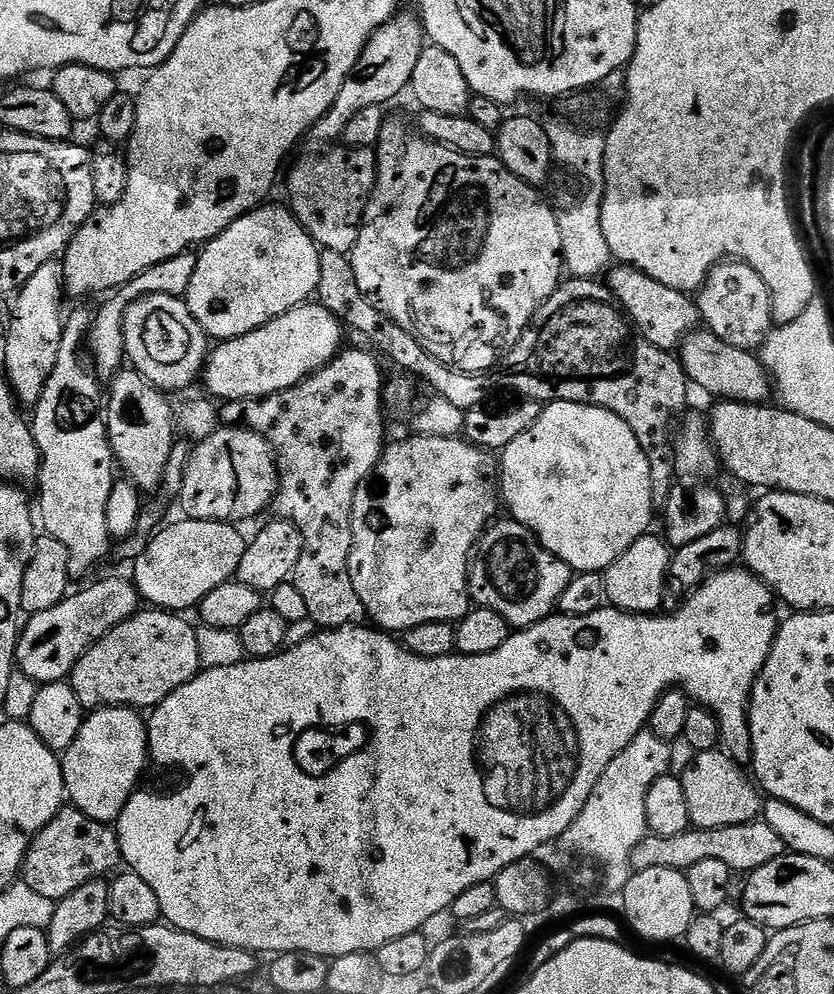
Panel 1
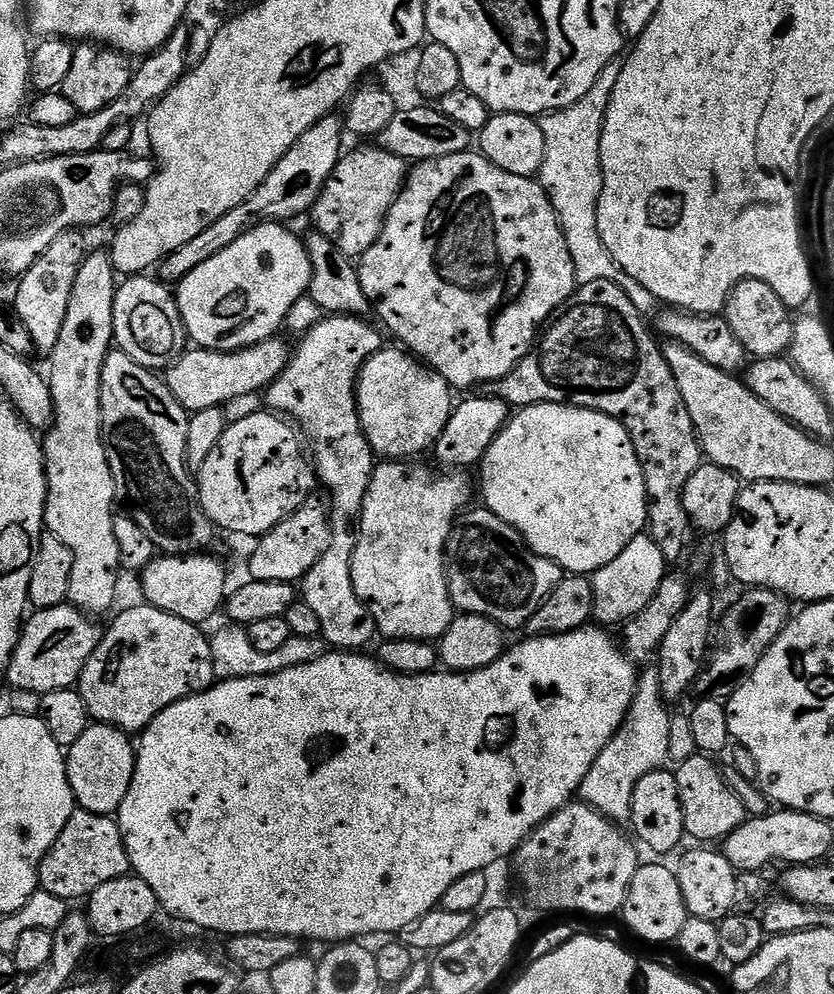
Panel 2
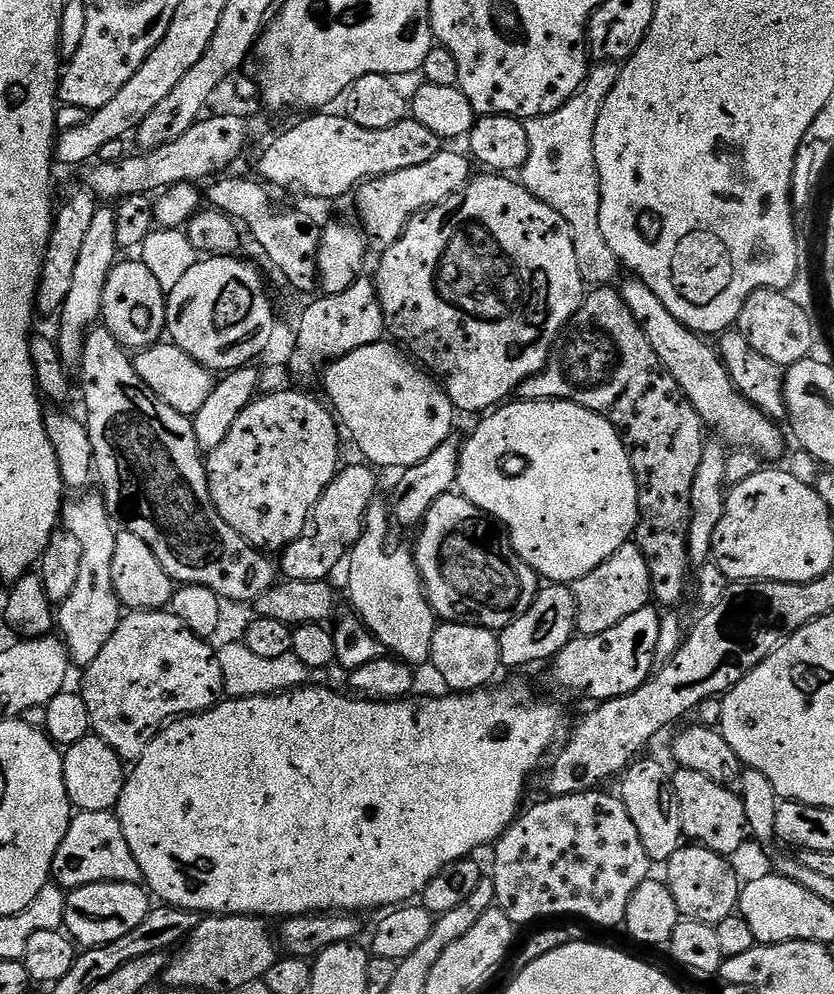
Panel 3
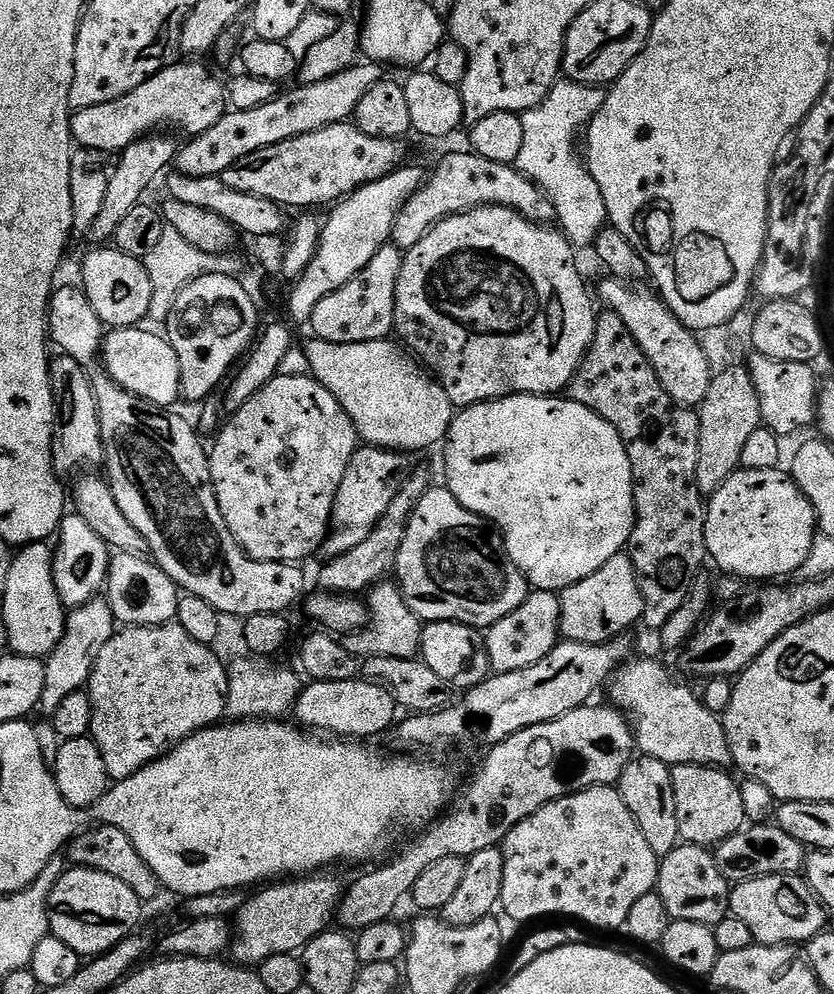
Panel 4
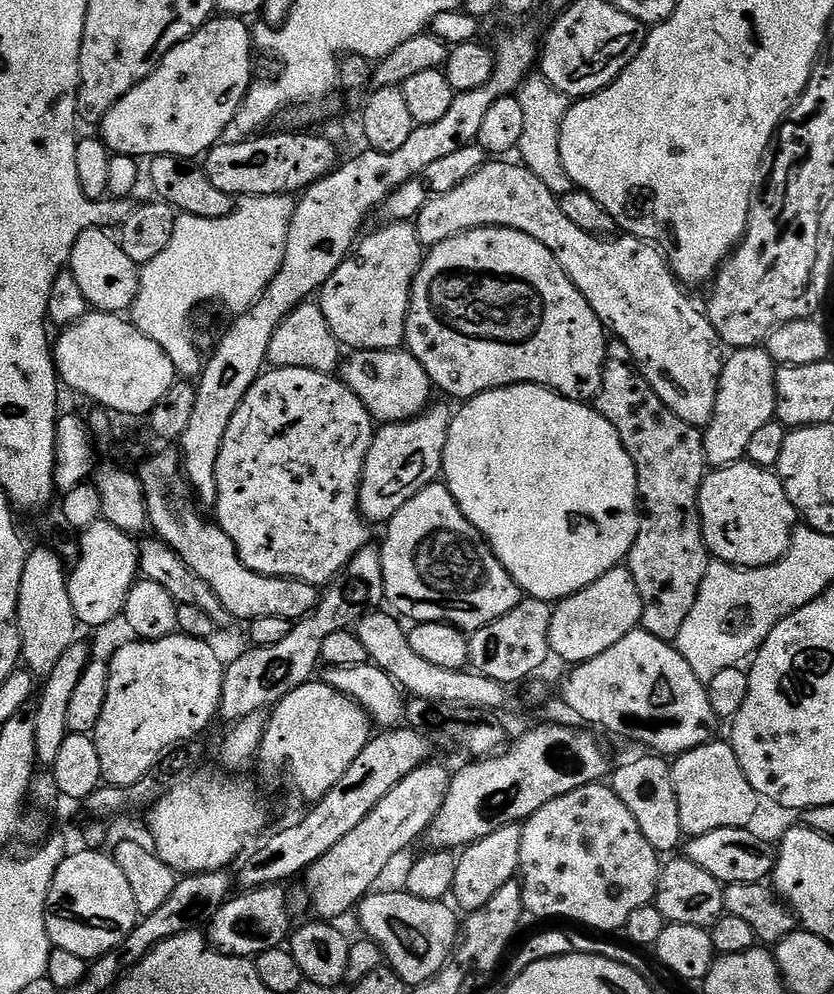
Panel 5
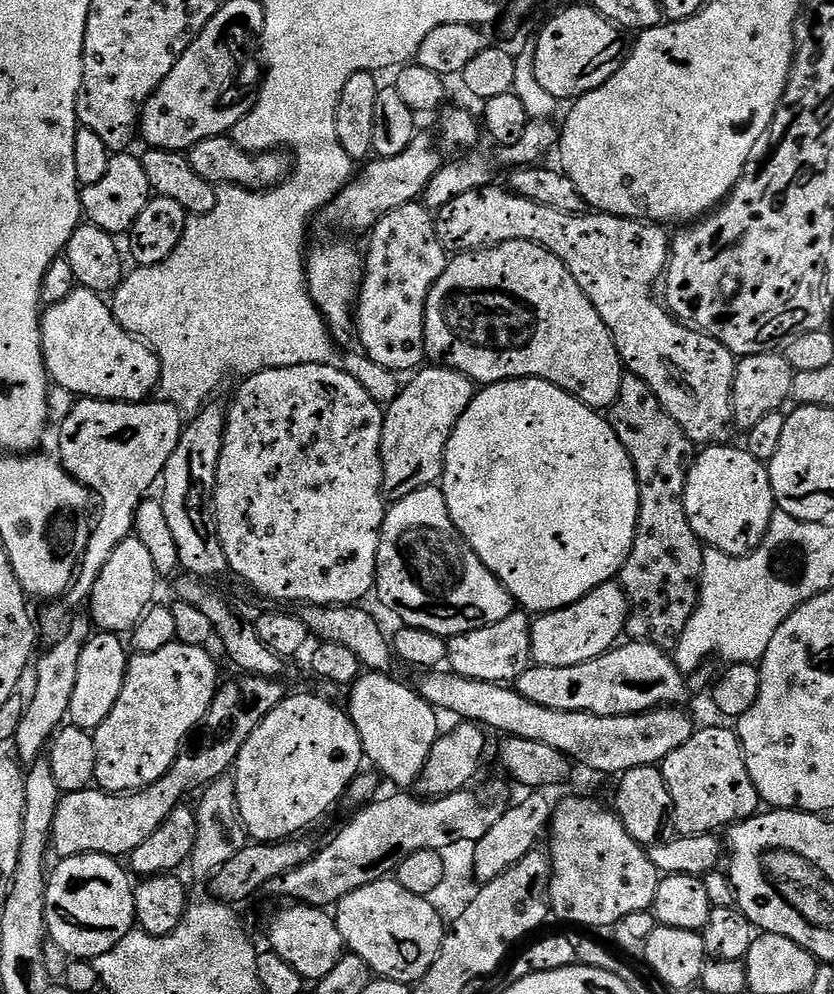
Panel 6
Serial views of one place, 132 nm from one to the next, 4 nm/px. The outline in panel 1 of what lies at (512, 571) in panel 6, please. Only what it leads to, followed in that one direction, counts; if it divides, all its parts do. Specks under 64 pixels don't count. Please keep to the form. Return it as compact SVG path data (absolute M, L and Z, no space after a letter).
M561 400L551 401L543 409L541 416L532 427L524 433L514 438L509 445L503 448L498 456L498 492L502 497L502 504L509 508L511 519L517 520L522 526L526 526L531 530L536 540L547 552L554 554L562 562L566 562L573 573L582 572L603 572L609 568L618 558L622 558L622 554L626 554L626 550L630 550L630 546L634 546L634 542L638 542L638 538L649 535L652 524L652 511L654 505L652 502L652 487L650 486L650 462L646 458L646 454L642 450L642 446L638 446L638 438L634 438L634 430L630 430L630 426L626 426L626 422L622 422L622 418L618 418L618 414L610 414L610 410L605 408L595 408L589 404L575 404L574 402L562 402Z

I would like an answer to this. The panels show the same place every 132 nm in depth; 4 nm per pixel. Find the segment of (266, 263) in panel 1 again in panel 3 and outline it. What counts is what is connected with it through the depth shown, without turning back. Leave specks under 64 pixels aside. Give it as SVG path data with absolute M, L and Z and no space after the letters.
M213 255L211 258L200 258L192 263L190 270L182 274L182 279L174 290L167 293L166 303L168 306L168 327L167 335L171 343L179 346L190 358L194 358L204 368L209 368L214 374L225 374L234 371L236 368L242 368L253 363L255 356L260 356L268 348L268 343L272 340L272 335L276 332L276 312L272 309L272 300L268 297L268 292L264 289L264 280L260 277L260 272L252 264L247 264L244 260L235 260L235 255Z

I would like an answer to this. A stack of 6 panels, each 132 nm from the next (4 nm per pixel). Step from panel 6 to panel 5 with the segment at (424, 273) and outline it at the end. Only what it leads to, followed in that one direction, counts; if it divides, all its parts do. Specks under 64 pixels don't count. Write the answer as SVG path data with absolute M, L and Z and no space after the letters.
M388 222L384 226L368 237L365 235L353 247L318 293L326 326L330 326L334 338L348 350L390 351L404 344L412 283L424 263L426 249L418 238L415 223Z

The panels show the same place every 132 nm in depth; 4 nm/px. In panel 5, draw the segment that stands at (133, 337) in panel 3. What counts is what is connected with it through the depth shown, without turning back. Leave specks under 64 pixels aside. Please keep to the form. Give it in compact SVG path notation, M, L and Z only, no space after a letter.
M102 228L86 229L74 242L70 271L93 309L124 314L131 309L140 289L140 268L122 250L119 239L108 236L111 235Z

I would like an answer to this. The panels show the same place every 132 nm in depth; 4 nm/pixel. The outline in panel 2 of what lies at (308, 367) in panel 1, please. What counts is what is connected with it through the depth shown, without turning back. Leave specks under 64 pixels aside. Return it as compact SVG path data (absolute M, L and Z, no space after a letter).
M280 338L264 340L237 352L215 352L209 348L193 347L167 369L166 383L185 412L193 414L207 408L219 408L242 394L267 390L282 374L289 359L290 348Z

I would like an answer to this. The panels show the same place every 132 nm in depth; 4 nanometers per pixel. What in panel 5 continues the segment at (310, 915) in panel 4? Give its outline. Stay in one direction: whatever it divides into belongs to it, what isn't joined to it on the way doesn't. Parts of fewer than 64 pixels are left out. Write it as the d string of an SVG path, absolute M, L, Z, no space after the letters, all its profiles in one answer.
M436 763L423 764L418 770L406 774L406 778L402 778L402 782L398 782L398 786L394 786L394 790L390 790L390 794L386 794L386 798L382 798L382 802L378 802L378 806L374 806L374 810L370 810L366 819L358 822L358 826L354 826L354 830L350 830L350 834L346 834L346 838L342 838L342 842L334 846L334 850L326 850L326 854L322 854L318 862L309 866L303 880L305 879L304 884L312 895L312 908L320 915L317 917L321 921L336 922L339 921L339 916L346 915L351 908L353 911L360 901L379 885L376 883L379 882L380 875L387 870L388 863L399 852L406 851L419 836L421 839L427 833L438 810L442 810L442 802L446 802L446 794L452 781L449 769L446 770Z

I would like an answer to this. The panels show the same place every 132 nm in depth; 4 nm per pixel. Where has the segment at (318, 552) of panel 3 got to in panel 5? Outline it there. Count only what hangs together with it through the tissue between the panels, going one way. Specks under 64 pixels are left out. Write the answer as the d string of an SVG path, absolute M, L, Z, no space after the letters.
M436 402L411 420L385 423L375 429L360 479L360 515L365 521L383 525L392 520L414 494L427 484L437 483L444 466L446 438L453 415L453 409Z

